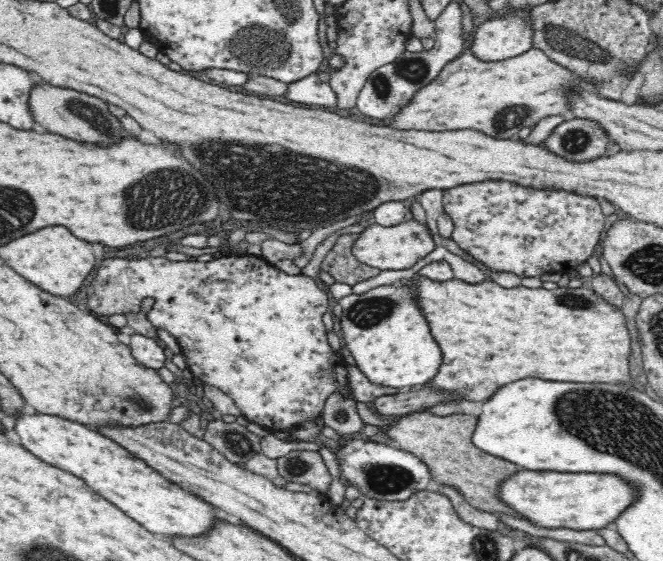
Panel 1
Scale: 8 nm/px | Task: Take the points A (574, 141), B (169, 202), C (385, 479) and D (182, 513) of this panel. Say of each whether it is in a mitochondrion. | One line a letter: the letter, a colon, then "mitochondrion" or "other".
A: mitochondrion
B: mitochondrion
C: mitochondrion
D: other

